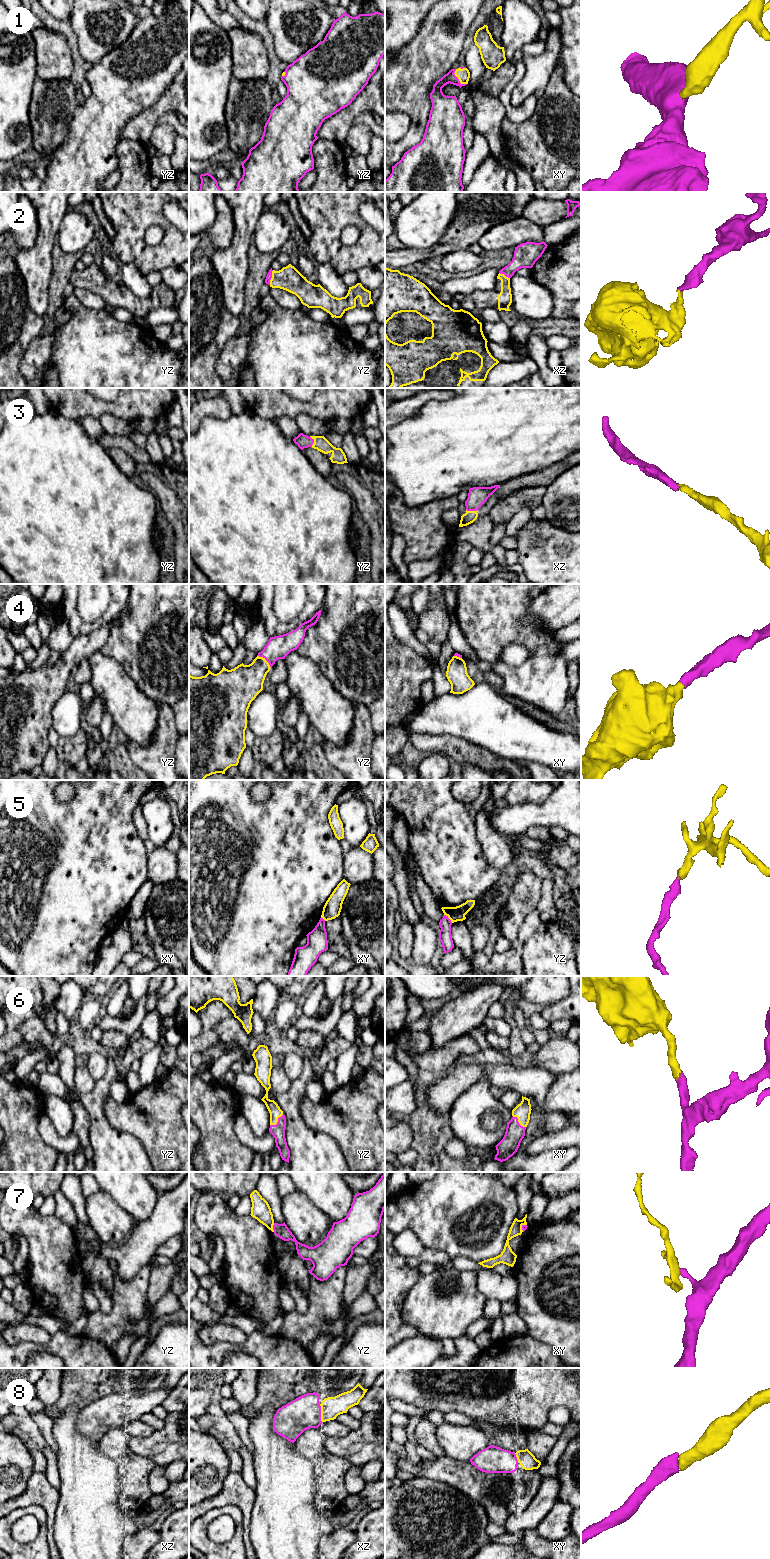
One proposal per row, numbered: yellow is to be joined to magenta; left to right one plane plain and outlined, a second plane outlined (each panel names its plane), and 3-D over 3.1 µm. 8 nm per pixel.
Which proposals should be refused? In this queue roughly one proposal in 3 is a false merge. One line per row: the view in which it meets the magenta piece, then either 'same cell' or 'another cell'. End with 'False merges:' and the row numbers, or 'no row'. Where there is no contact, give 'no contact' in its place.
1: xy | same cell
2: yz | same cell
3: yz | same cell
4: yz | same cell
5: yz | another cell
6: yz | same cell
7: yz | another cell
8: xz | same cell
False merges: 5, 7

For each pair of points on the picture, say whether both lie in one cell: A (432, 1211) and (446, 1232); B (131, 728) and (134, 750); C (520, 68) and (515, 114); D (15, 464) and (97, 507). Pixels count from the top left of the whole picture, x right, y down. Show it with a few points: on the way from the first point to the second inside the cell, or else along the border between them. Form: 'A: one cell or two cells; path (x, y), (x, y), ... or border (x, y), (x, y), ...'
A: one cell; path (437, 1216), (446, 1227)
B: two cells; border (154, 732), (153, 739), (146, 745), (130, 743)
C: one cell; path (516, 79), (507, 90), (507, 103)
D: one cell; path (35, 484), (58, 507), (77, 507)

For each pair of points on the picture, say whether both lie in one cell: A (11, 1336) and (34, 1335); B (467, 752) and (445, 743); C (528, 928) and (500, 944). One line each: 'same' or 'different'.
A: same
B: same
C: different

